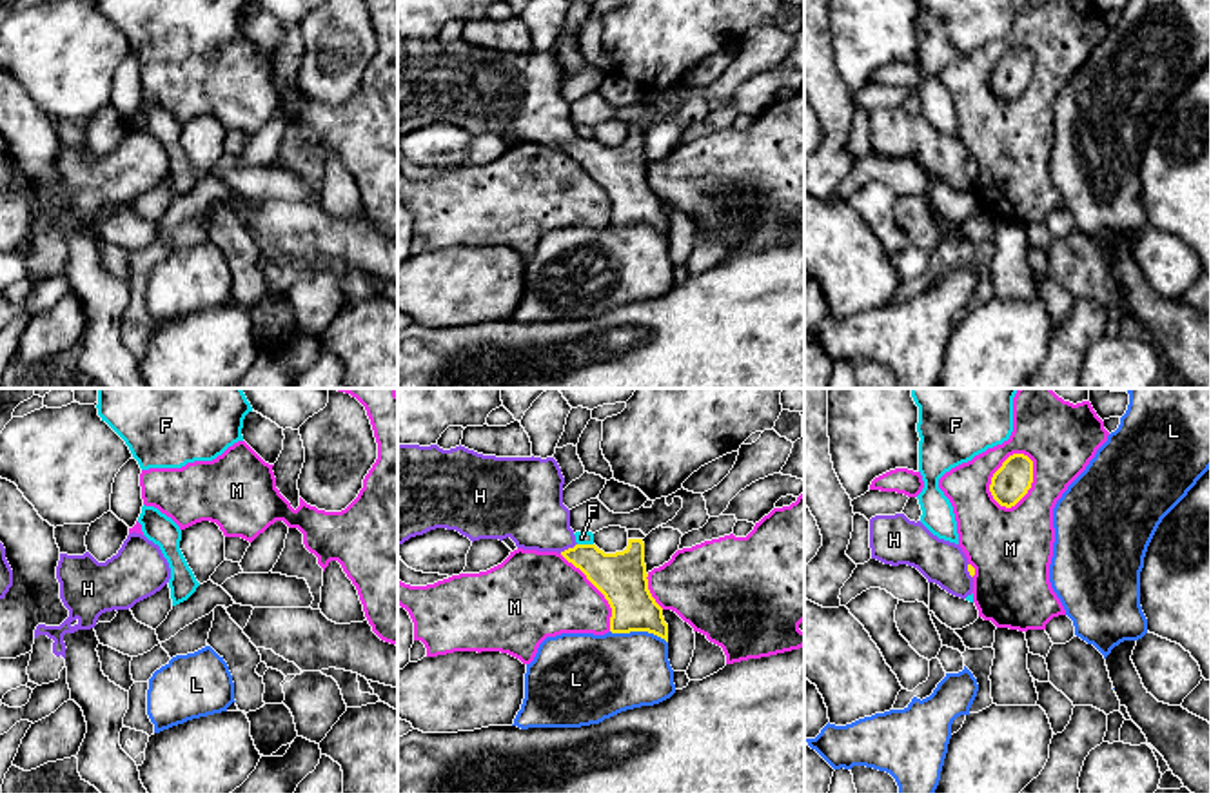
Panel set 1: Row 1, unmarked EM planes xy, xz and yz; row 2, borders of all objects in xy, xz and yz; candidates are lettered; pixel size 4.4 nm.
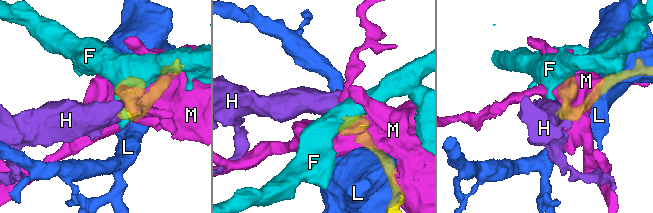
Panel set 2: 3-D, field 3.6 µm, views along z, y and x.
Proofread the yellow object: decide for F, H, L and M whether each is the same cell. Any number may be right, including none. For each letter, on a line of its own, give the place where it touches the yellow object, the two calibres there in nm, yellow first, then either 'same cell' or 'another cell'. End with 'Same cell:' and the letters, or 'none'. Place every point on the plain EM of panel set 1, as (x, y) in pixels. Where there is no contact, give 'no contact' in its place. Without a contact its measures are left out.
F: meets yellow in xz at (585, 138); 220 nm thick on the yellow side, 60 nm on the other; another cell
H: meets yellow in xz at (569, 142); 220 nm thick on the yellow side, 300 nm on the other; same cell
L: meets yellow in xz at (639, 224); 220 nm thick on the yellow side, 360 nm on the other; another cell
M: meets yellow in yz at (1032, 75); 170 nm thick on the yellow side, 320 nm on the other; another cell
Same cell: H

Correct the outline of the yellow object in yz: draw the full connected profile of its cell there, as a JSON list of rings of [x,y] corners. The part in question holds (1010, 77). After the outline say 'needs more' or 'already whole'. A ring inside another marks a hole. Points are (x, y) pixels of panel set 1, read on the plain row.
[[[1024,47],[1009,49],[993,67],[989,85],[1006,102],[1015,100],[1031,82],[1033,54]]]; already whole

